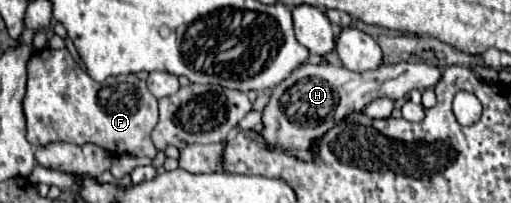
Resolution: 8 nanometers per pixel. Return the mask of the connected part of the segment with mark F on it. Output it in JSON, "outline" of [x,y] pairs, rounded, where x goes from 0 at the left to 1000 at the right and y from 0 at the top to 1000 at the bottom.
{"outline":[[[84,236],[61,276],[53,315],[53,453],[45,483],[45,542],[53,581],[53,690],[65,719],[100,700],[143,700],[151,719],[162,719],[174,700],[209,739],[217,768],[256,759],[299,778],[307,759],[307,729],[295,700],[295,640],[307,611],[307,483],[292,453],[288,414],[272,394],[264,365],[237,374],[237,424],[229,384],[186,404],[174,365],[166,365],[151,325],[131,236],[123,246]]]}

